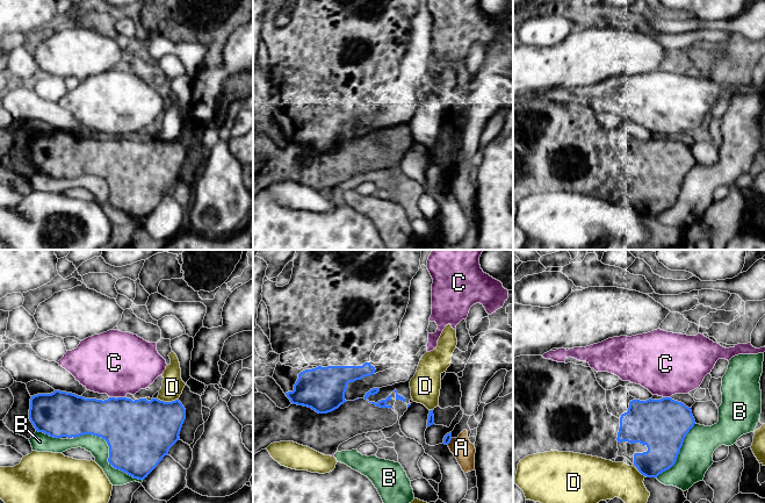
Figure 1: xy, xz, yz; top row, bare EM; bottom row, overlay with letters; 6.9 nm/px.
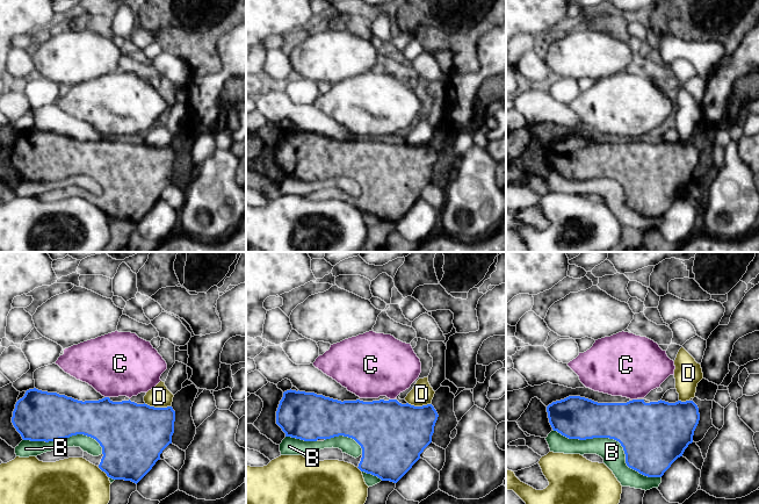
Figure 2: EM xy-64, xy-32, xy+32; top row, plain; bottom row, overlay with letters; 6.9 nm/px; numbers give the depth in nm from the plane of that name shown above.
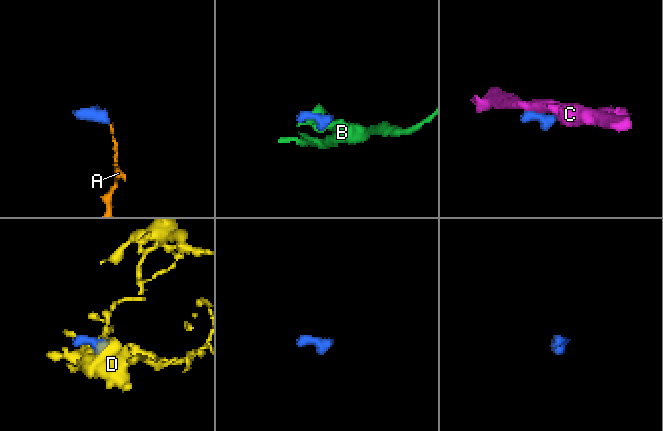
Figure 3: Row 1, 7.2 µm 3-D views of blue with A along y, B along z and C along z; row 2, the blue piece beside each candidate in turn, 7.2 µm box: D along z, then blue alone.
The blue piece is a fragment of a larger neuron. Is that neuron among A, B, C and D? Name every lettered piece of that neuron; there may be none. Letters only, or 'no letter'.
no letter

